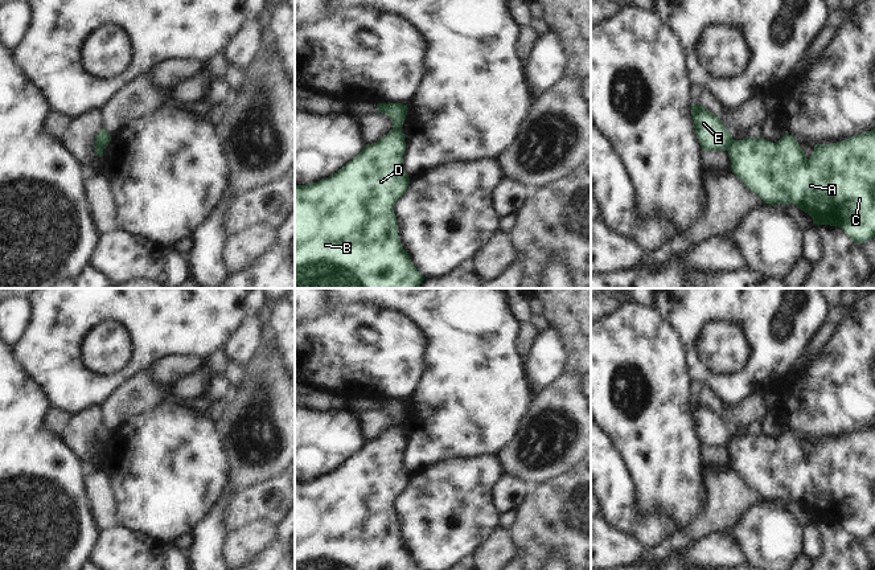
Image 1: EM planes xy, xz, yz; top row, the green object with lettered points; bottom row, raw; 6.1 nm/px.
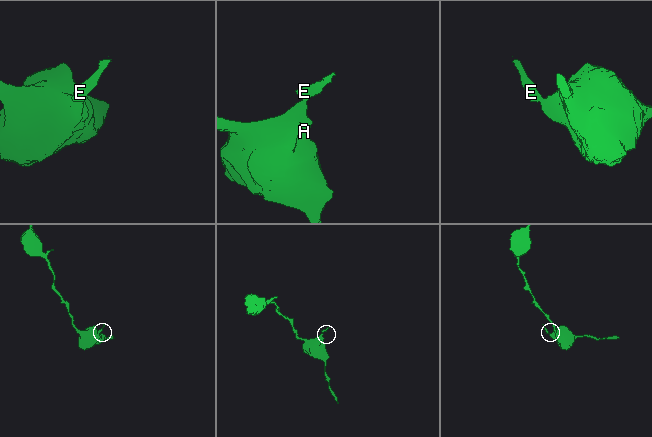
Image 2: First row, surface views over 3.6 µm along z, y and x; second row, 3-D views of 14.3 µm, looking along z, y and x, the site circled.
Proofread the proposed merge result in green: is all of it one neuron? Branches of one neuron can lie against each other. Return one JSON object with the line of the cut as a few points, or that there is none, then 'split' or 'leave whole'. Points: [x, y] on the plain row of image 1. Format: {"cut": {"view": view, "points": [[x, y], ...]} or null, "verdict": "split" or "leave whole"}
{"cut": {"view": "yz", "points": [[734, 437], [727, 446]]}, "verdict": "split"}

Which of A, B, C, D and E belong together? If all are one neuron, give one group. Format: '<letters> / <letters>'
A B C D / E

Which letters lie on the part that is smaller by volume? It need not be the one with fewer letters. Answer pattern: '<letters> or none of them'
E

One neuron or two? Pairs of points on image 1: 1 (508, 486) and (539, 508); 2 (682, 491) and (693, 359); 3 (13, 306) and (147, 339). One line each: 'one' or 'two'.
1: two
2: two
3: two

